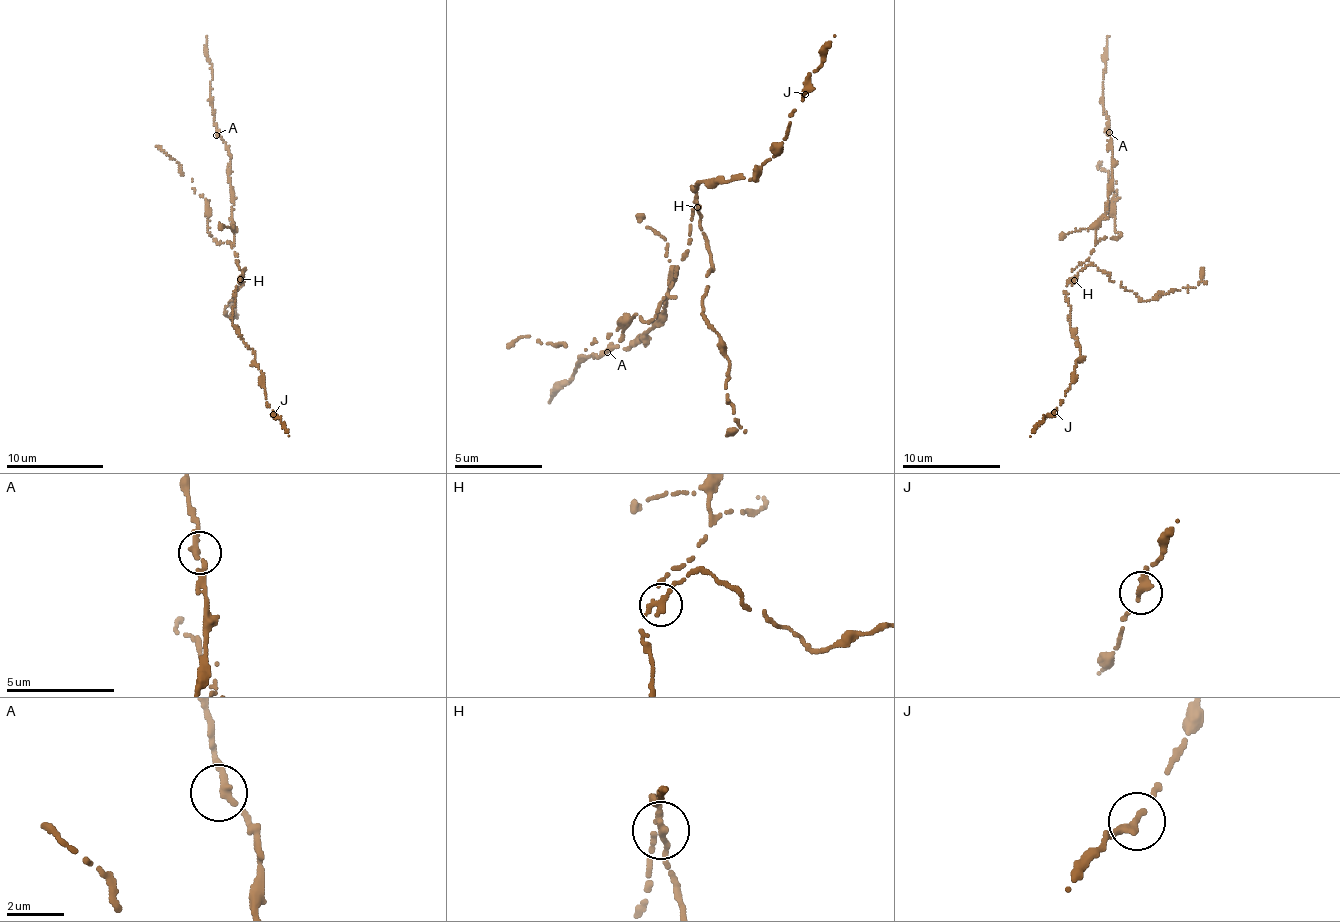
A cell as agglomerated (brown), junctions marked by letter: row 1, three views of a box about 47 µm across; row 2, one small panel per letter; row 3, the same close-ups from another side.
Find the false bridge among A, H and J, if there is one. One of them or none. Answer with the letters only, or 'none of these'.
H

